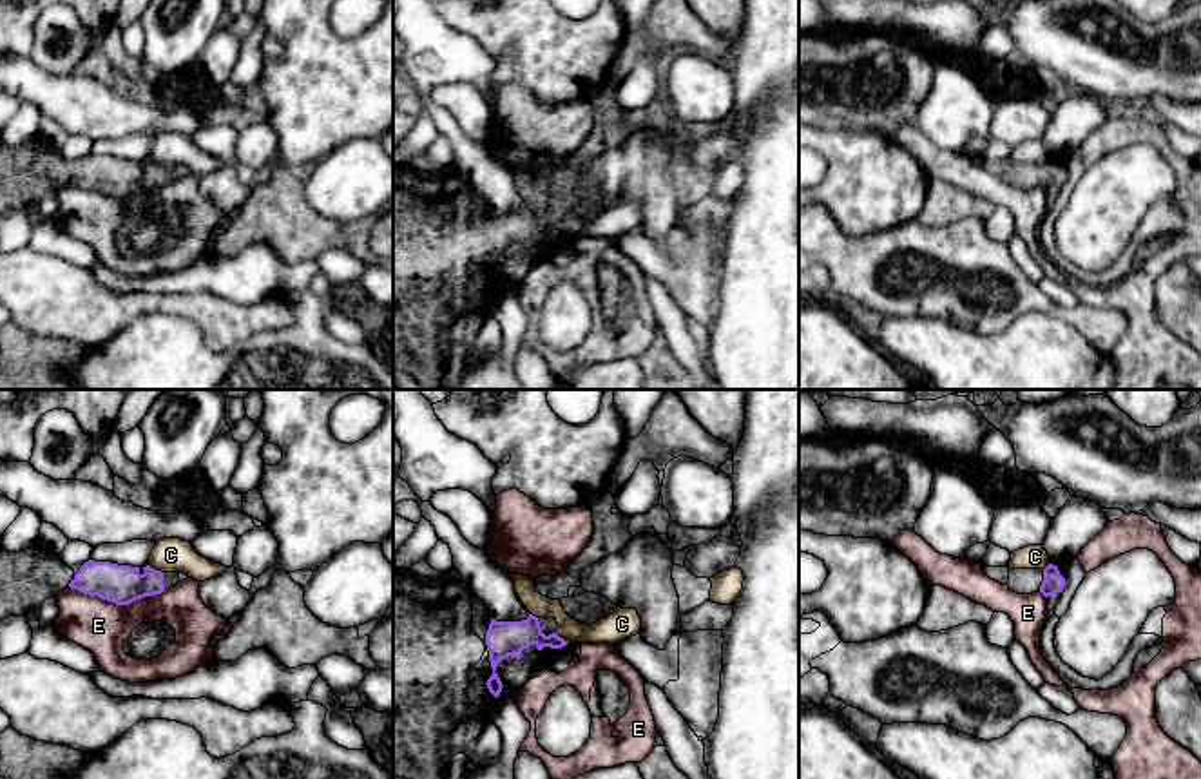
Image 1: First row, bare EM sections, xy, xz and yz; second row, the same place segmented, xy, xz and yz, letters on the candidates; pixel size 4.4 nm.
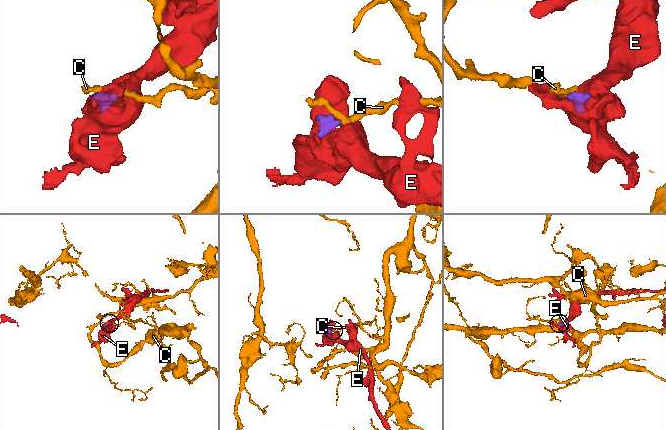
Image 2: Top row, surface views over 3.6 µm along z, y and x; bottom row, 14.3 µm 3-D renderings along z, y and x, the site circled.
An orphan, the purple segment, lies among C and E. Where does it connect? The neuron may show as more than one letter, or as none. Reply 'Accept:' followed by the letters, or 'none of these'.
Accept: none of these

